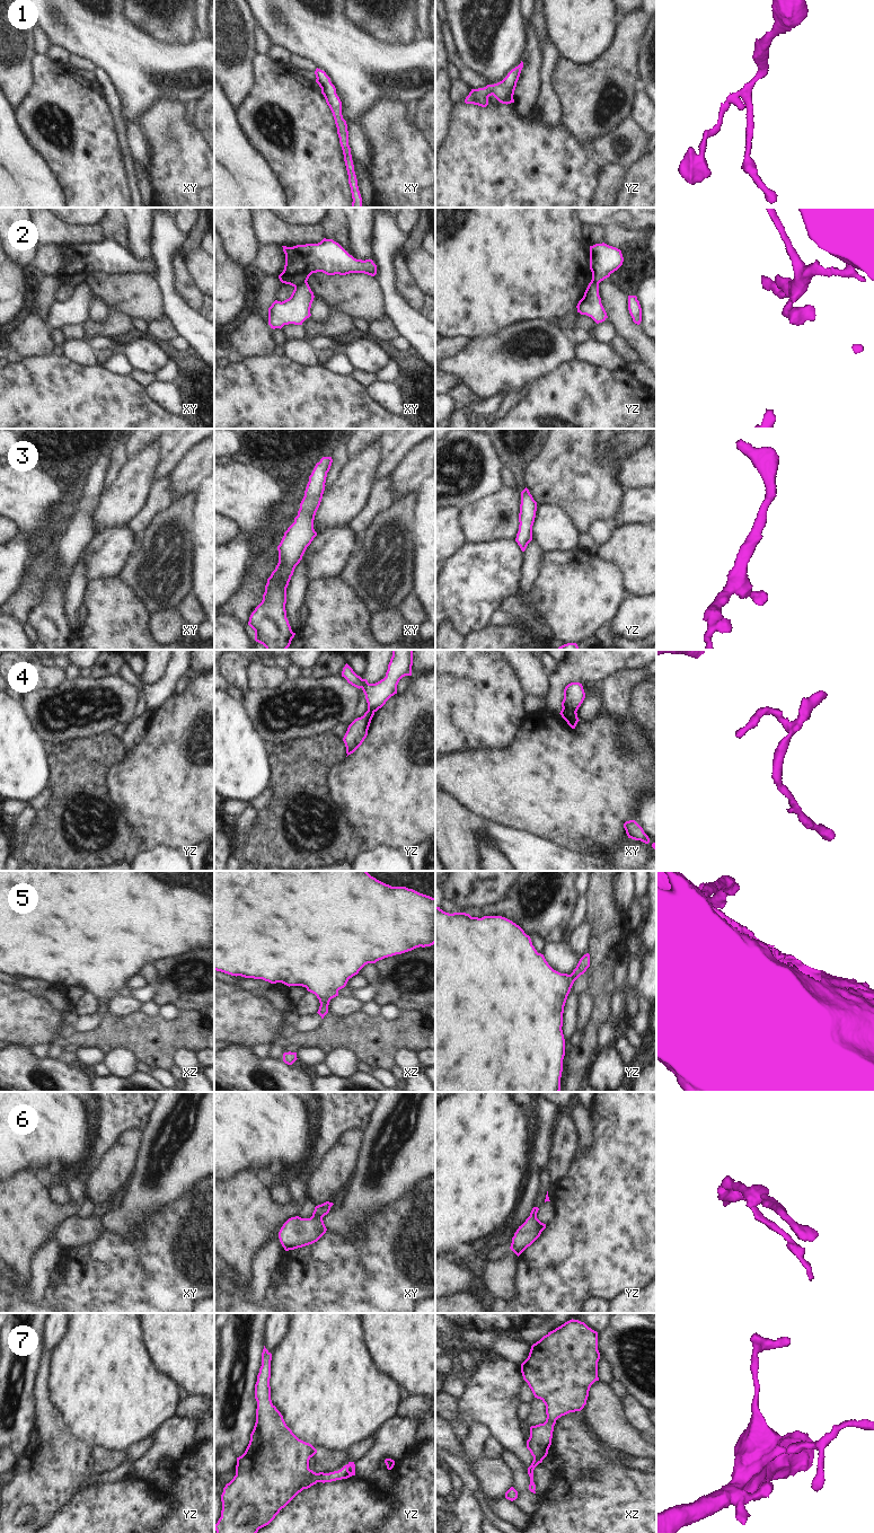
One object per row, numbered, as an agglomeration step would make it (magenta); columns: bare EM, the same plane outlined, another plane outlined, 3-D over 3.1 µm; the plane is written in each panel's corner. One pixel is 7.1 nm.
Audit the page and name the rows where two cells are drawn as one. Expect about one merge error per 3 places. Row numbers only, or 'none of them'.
2, 4

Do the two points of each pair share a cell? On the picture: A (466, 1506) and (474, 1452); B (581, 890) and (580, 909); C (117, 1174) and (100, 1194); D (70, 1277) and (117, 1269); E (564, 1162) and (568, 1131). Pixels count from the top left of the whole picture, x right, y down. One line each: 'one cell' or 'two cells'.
A: one cell
B: two cells
C: one cell
D: one cell
E: one cell

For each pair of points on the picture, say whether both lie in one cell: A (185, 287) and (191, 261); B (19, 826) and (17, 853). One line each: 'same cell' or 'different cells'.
A: different cells
B: same cell

